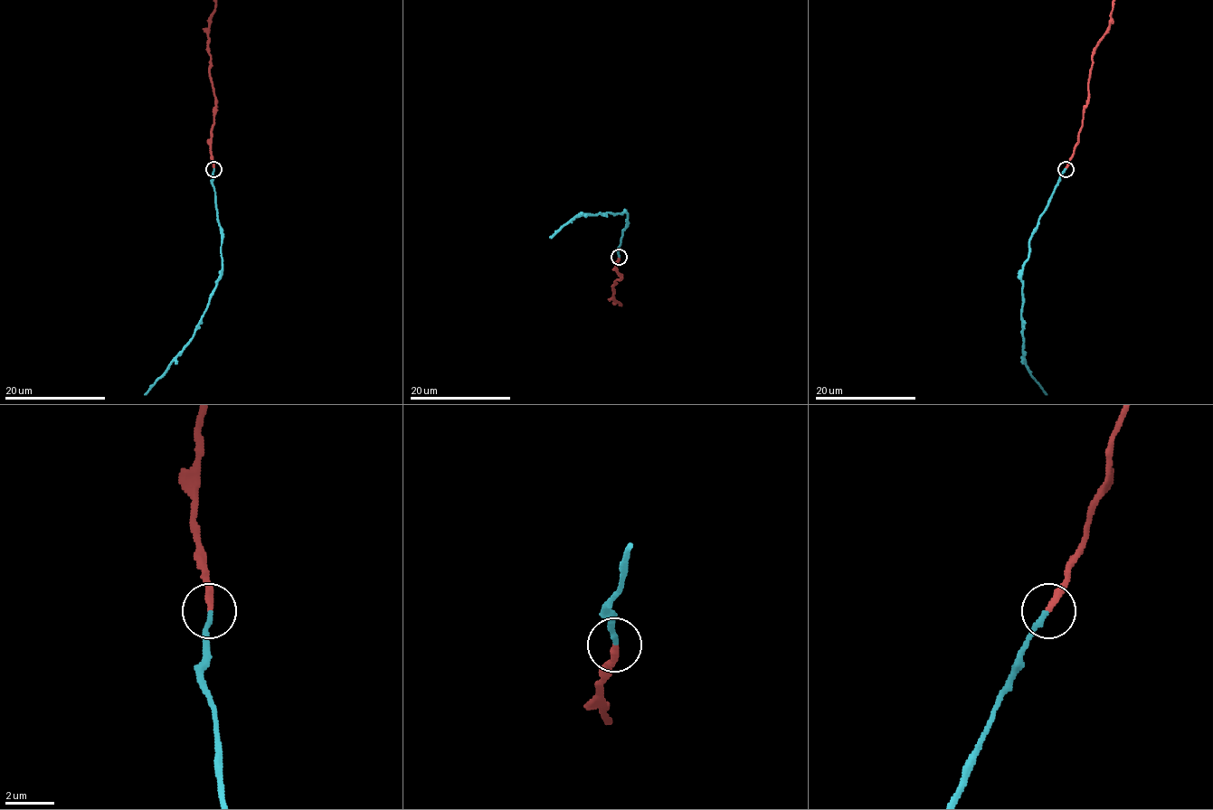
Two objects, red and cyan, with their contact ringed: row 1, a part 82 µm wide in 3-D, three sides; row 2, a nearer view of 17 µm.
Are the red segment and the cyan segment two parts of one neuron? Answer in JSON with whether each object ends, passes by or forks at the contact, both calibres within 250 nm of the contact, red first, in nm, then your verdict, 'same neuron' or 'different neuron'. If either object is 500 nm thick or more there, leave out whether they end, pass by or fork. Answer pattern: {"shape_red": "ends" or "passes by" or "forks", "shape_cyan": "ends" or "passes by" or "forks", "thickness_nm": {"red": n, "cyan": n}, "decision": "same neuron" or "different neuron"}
{"shape_red": "ends", "shape_cyan": "ends", "thickness_nm": {"red": 280, "cyan": 220}, "decision": "same neuron"}

